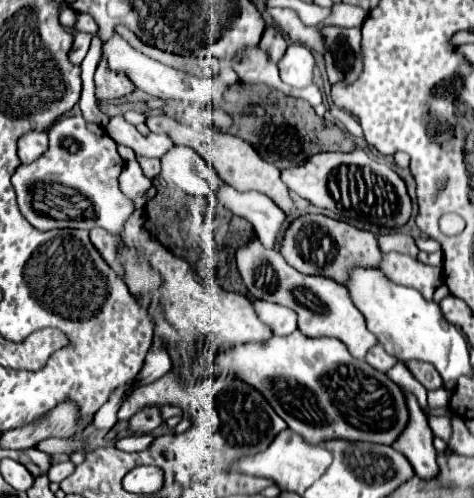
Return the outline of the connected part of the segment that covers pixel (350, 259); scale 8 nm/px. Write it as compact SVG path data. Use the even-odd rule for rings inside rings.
M314 214L314 218L296 218L296 222L290 222L278 246L284 260L298 272L328 276L340 284L346 282L348 268L374 268L380 264L380 250L372 232L322 214Z

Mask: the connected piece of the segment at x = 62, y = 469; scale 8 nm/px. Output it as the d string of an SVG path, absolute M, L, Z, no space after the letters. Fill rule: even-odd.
M64 460L64 462L52 464L52 468L50 468L50 472L48 472L48 478L50 478L50 482L62 482L62 480L68 478L72 472L74 472L74 464L72 464L70 460Z

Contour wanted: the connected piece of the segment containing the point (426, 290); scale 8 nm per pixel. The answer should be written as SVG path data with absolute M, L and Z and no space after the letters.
M400 252L382 254L380 270L396 284L416 288L426 300L432 300L434 290L442 284L440 268L426 266L412 256L402 256Z

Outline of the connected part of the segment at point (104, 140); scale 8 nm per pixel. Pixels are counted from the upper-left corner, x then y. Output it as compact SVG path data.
M78 104L78 115L65 114L56 120L56 124L48 130L48 150L30 164L20 164L12 174L12 186L18 196L18 206L22 216L36 228L36 230L54 230L54 228L80 228L92 230L100 226L104 230L122 232L126 218L134 210L134 202L126 198L118 186L118 174L122 172L124 160L116 150L116 142L106 134L106 130L98 124L86 122Z

